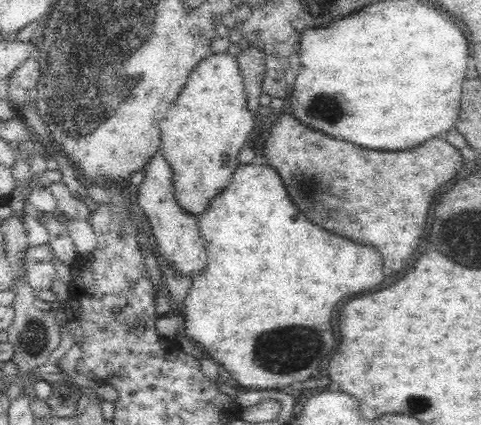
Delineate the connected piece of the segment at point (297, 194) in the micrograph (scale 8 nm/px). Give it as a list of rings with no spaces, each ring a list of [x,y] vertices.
[[[285,111],[274,116],[263,156],[265,164],[280,173],[290,198],[312,222],[354,242],[376,246],[384,256],[384,270],[390,272],[400,272],[406,266],[420,242],[436,190],[462,166],[458,149],[440,138],[426,140],[412,150],[374,152],[312,130]]]

